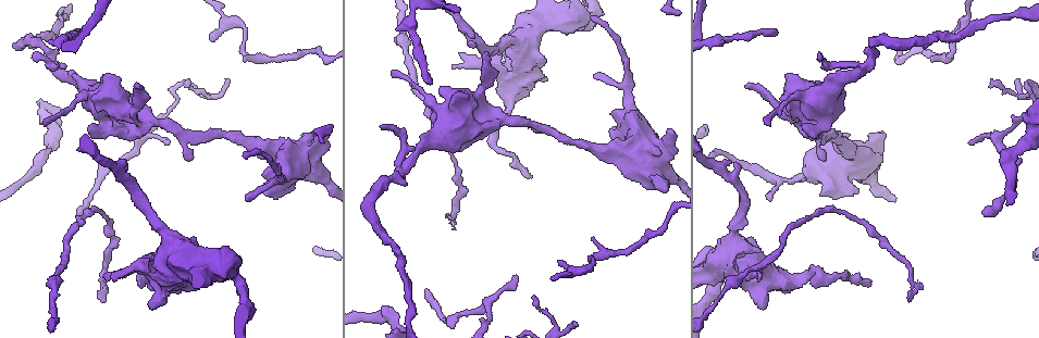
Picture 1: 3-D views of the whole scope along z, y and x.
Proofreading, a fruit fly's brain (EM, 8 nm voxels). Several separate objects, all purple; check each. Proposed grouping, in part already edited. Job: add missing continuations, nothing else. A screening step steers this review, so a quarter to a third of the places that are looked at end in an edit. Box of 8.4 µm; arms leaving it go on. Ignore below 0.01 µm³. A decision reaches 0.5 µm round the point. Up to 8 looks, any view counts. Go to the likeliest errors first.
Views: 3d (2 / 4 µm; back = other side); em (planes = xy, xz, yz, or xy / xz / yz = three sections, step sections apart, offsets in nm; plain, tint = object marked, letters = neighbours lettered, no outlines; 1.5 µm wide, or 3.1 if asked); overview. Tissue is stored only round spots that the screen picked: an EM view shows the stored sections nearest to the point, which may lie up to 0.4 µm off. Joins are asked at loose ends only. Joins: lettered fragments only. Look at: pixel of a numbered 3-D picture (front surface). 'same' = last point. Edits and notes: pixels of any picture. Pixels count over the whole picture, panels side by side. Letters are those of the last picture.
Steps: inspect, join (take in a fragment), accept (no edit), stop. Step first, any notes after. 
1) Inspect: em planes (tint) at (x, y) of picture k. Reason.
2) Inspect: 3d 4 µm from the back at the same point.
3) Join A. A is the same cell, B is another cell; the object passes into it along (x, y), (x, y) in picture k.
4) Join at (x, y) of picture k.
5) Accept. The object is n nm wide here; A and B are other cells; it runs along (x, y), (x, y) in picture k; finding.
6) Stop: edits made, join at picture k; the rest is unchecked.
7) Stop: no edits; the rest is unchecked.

Inspect: em planes (letters) at (908, 300) of picture 1. Thin end.

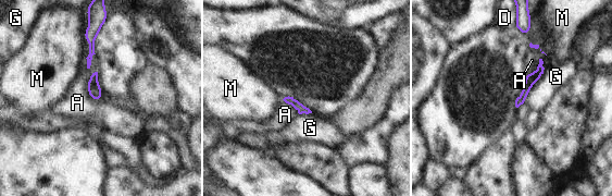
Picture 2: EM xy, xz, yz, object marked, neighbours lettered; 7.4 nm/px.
Join at (77, 102) of picture 2. A is the same cell, D, G and M are other cells; it goes on there.

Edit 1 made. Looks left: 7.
Inspect: overview. Redraw.

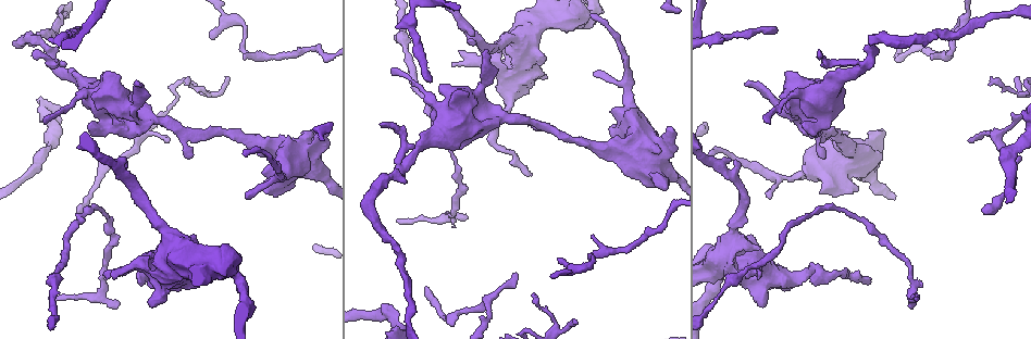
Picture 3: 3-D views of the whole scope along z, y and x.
Inspect: 3d 4 µm at (213, 39) of picture 3. Tapers out.

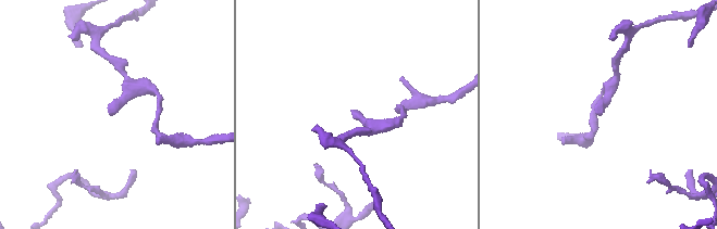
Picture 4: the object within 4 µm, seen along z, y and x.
Inspect: em planes (letters) at (354, 113) of picture 4.

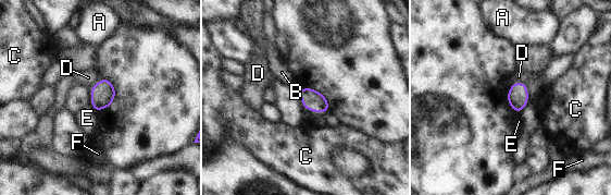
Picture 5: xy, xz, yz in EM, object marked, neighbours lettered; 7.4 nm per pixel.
Accept. The object is 150 nm wide here; A, B, C, D, E and F are other cells; none of them fits.

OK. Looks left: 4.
Stop: edits made, join at picture 2; the rest is unchecked.

